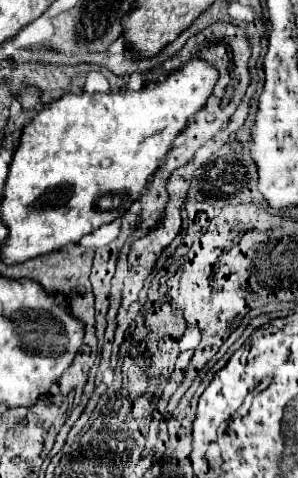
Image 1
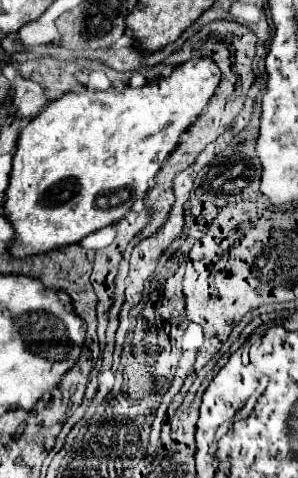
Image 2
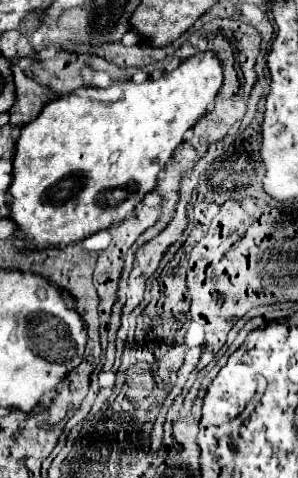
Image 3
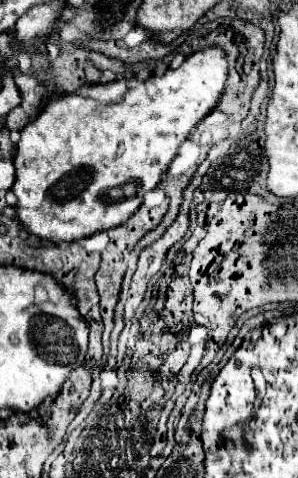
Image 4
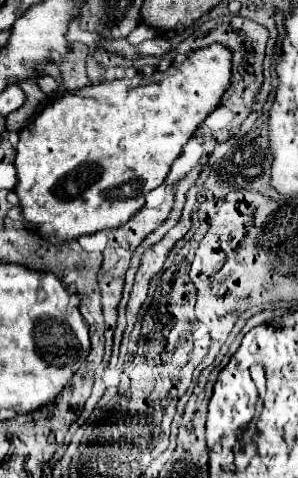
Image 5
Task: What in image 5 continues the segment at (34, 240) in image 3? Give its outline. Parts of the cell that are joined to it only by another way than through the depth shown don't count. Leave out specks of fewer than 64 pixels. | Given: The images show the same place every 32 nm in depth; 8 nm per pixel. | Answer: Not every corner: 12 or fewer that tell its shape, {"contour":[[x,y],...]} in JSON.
{"contour":[[230,58],[54,98],[20,130],[24,222],[118,228],[220,104]]}

